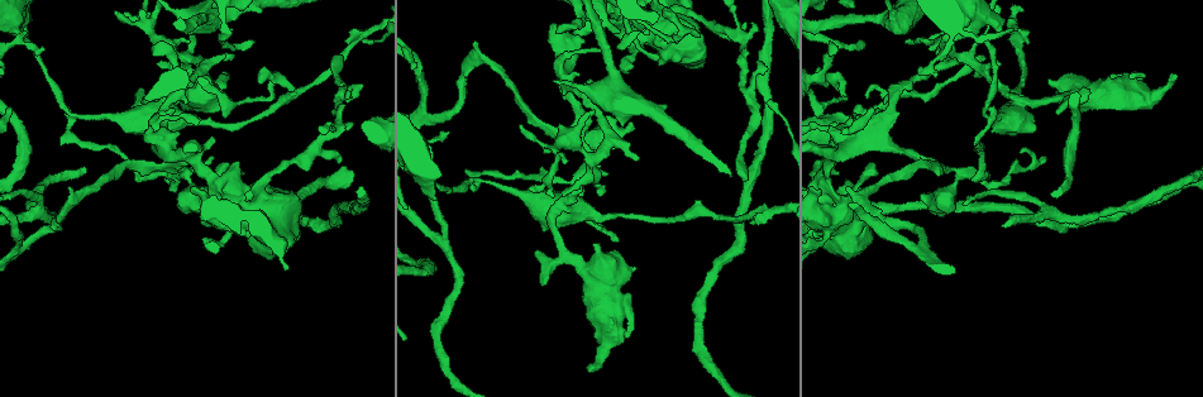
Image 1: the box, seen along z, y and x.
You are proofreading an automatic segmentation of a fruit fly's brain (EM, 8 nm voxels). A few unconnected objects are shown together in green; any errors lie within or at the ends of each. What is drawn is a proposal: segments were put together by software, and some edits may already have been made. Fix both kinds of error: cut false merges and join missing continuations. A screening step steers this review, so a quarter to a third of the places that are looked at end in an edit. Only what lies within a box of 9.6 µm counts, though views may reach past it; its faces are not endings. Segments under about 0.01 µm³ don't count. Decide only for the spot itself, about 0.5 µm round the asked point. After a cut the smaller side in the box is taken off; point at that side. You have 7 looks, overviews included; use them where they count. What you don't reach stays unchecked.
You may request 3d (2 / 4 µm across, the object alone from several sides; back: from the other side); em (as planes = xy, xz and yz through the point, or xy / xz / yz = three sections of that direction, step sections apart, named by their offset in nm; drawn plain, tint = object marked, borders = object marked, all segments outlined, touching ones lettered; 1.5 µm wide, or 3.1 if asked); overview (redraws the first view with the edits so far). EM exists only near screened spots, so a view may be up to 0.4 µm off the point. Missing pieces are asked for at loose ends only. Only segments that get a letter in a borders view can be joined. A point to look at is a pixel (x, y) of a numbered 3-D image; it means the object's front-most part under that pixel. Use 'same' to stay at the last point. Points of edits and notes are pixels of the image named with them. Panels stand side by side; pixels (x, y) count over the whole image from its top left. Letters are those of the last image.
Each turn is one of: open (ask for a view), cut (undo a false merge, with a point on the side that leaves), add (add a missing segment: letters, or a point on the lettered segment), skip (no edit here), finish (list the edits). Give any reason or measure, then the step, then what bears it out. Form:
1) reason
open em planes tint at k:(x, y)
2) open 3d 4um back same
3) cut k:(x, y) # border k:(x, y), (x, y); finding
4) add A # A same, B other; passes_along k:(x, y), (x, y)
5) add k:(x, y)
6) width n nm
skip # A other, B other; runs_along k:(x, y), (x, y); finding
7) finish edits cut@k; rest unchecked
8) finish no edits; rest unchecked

an open end
open em planes borders at 1:(586, 368)

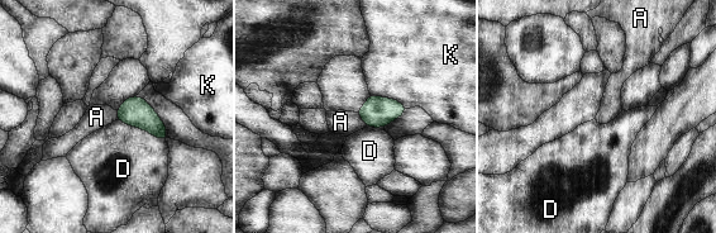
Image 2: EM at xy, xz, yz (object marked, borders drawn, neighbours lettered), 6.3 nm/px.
width 190 nm; longest_contact D 340 nm
skip # A other, D other, K other; none of them fits

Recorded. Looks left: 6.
open em xz step 8 borders at 1:(171, 163)

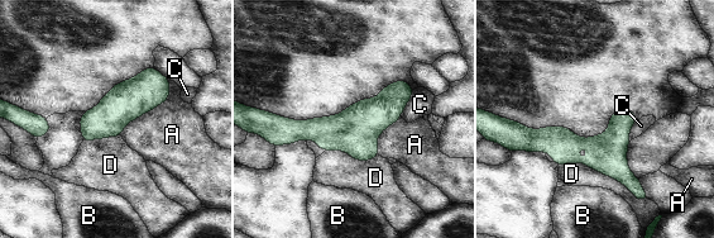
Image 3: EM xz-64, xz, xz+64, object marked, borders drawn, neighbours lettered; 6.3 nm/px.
skip # A other, B other, C other, D other; runs_along 3:(408, 90), (355, 129), (278, 125); continuous, no second neuron

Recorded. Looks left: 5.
thick turns thin
open 3d 4um at 1:(222, 239)

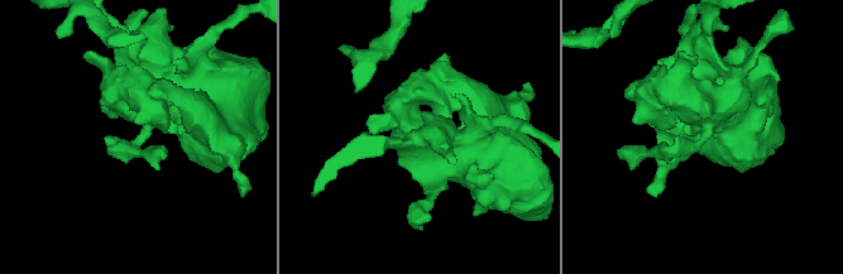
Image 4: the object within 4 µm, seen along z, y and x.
open em planes tint at 4:(705, 136)

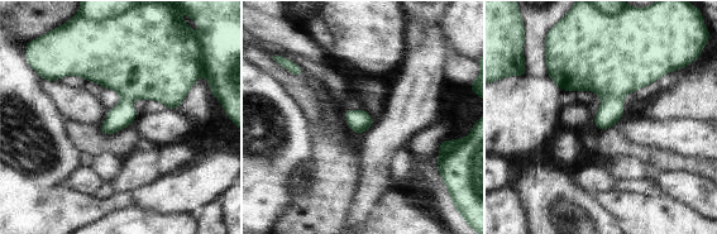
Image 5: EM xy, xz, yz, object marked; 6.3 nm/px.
open em planes borders same

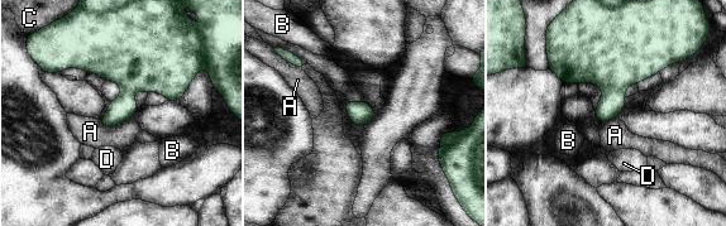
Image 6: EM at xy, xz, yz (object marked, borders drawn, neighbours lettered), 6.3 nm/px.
skip # A other, B other, C other, D other; continuous, no second neuron

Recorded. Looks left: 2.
finish no edits; rest unchecked

